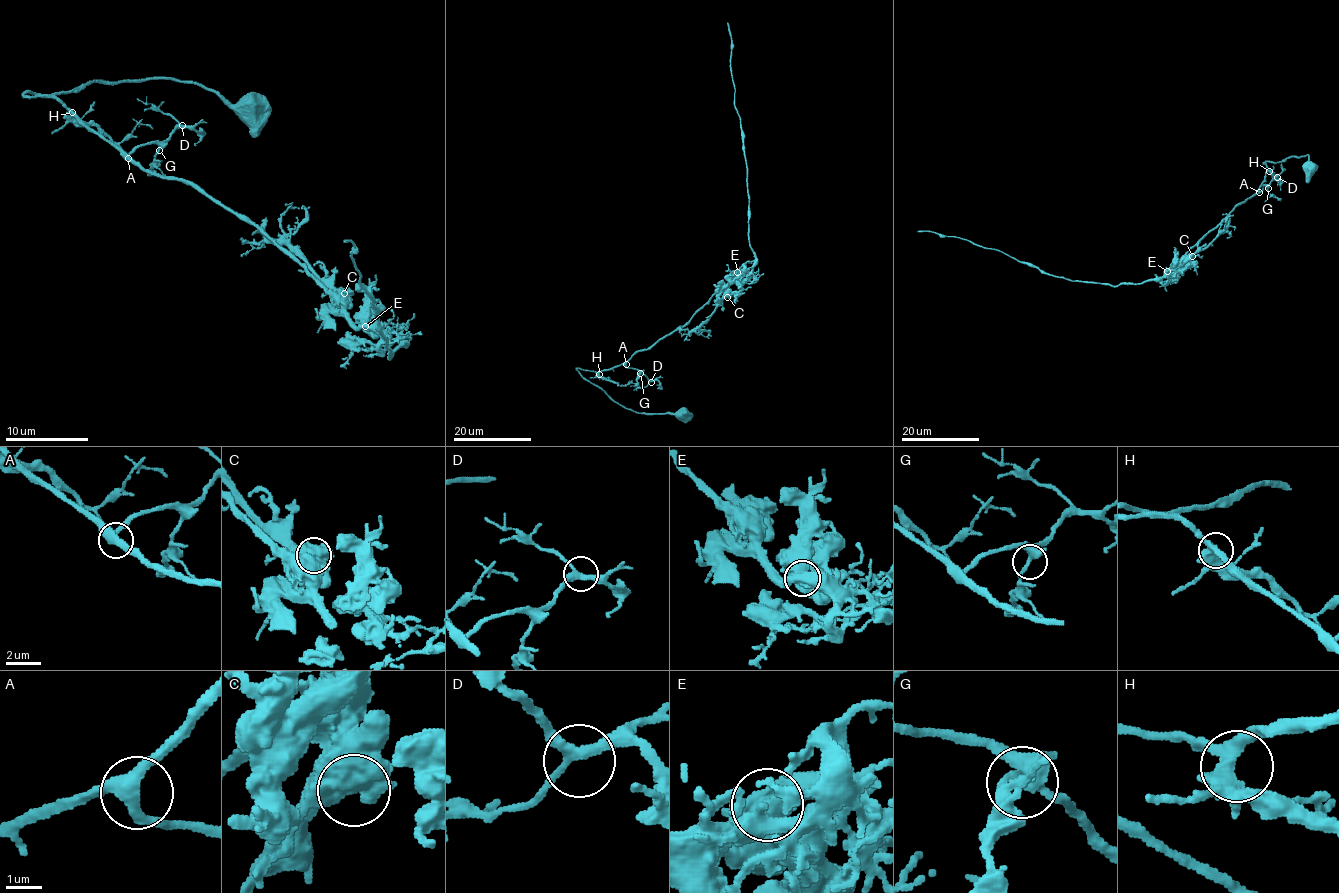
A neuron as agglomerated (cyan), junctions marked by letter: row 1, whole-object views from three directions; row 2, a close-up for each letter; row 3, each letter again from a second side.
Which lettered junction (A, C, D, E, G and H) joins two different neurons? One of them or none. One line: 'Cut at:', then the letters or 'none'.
Cut at: none

